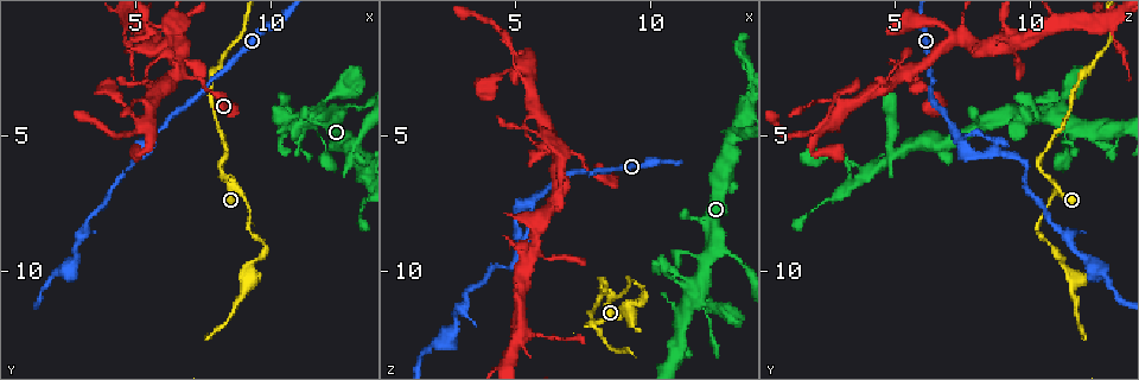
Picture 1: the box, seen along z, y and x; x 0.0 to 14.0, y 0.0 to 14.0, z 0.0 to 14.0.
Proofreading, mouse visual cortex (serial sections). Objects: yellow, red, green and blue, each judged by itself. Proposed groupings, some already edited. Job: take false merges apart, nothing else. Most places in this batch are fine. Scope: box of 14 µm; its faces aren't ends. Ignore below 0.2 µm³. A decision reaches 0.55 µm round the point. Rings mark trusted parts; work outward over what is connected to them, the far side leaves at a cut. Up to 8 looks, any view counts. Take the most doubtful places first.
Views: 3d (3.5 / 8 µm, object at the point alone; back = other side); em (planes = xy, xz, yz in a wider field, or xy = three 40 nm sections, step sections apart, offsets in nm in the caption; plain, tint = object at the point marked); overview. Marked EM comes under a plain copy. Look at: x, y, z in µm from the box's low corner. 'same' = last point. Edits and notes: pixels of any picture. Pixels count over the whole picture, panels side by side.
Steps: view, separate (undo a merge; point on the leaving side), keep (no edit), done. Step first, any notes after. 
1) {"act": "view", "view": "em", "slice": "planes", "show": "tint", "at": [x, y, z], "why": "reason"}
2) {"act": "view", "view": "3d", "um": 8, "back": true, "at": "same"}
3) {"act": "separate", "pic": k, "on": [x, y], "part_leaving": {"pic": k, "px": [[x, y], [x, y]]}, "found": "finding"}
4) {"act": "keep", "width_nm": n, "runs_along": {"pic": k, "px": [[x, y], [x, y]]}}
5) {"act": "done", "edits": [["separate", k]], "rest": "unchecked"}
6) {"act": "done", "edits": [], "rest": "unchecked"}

{"act": "view", "view": "3d", "um": 8, "back": true, "at": [9.2, 8.5, 10.2], "why": "abrupt turn"}

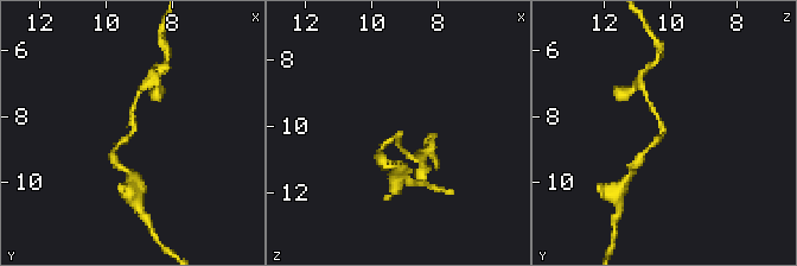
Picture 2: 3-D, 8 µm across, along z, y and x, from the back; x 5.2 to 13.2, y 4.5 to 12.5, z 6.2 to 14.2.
{"act": "view", "view": "3d", "um": 3.5, "at": [9.2, 8.4, 10.2]}

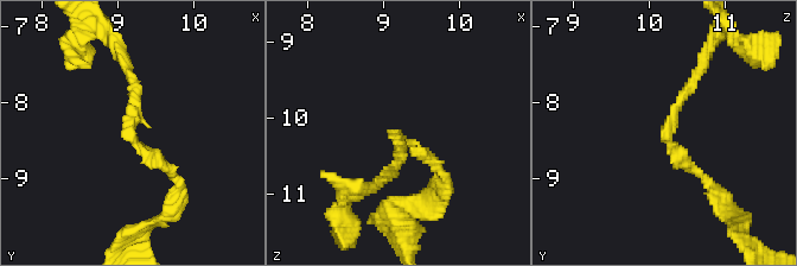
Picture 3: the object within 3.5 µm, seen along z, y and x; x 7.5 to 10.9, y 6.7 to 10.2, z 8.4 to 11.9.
{"act": "view", "view": "em", "slice": "planes", "show": "tint", "at": [9.15, 8.50, 10.25], "arm_widths_nm": [150, 150]}

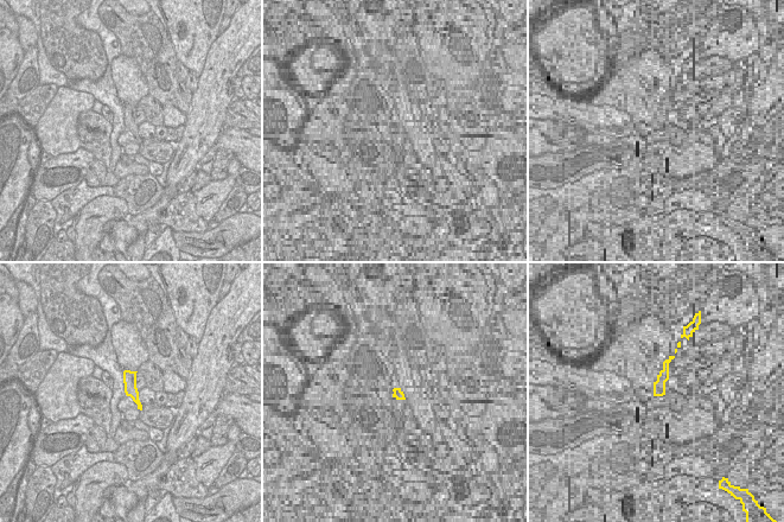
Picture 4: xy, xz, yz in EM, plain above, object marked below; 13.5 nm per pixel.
{"act": "keep", "width_nm": 190, "runs_along": {"pic": 3, "px": [[128, 69], [132, 138], [179, 185]]}, "found": "continuous, no second cell"}

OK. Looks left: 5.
{"act": "view", "view": "3d", "um": 3.5, "at": [11.8, 4.1, 11.0], "why": "abrupt turn"}

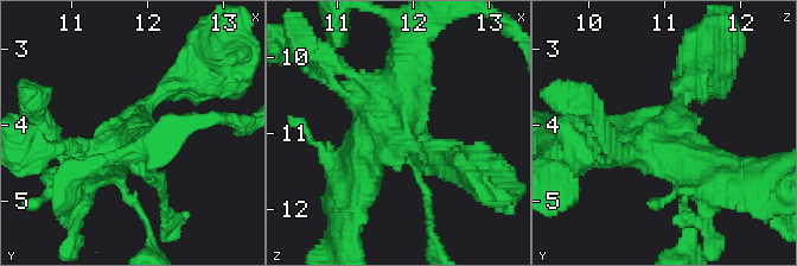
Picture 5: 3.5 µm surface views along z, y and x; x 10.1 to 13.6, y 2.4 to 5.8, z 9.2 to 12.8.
{"act": "view", "view": "em", "slice": "xy", "step": 2, "show": "tint", "at": [11.75, 4.05, 11.00], "why": "need the tissue"}

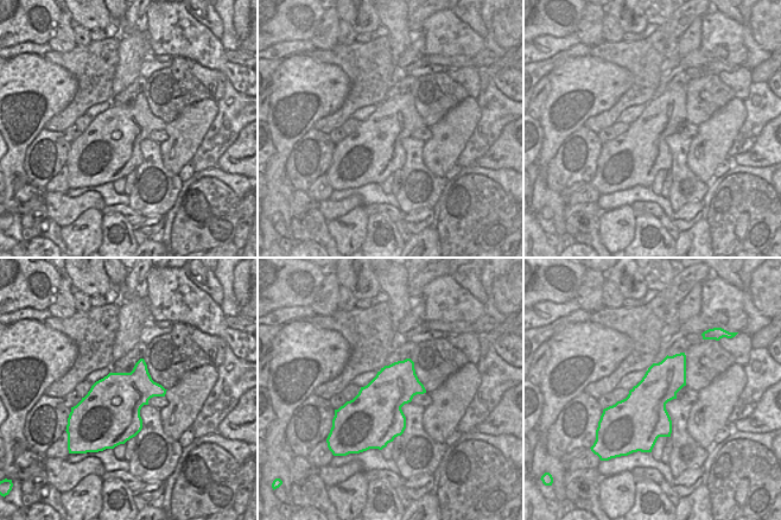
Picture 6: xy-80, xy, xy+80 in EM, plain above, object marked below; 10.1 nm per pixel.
{"act": "keep", "runs_along": {"pic": 5, "px": [[408, 52], [396, 97], [350, 185]]}, "found": "all the same cell"}

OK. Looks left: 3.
{"act": "view", "view": "em", "slice": "xy", "step": 5, "show": "tint", "at": [6.9, 2.7, 5.6], "why": "branch point"}

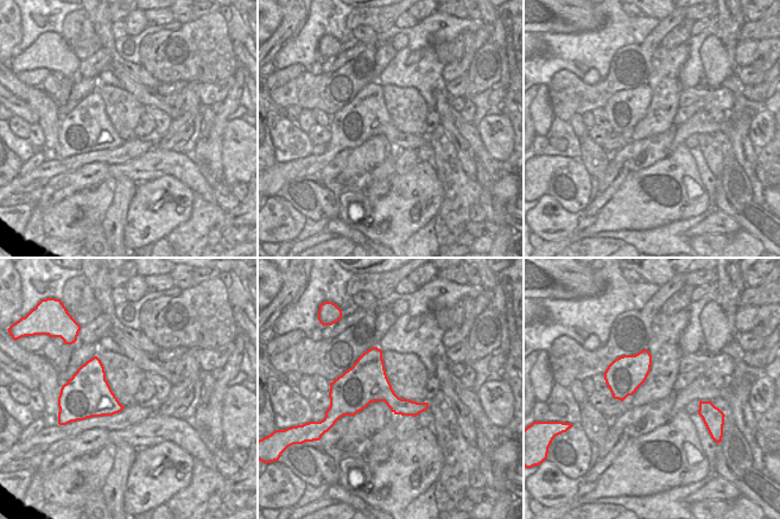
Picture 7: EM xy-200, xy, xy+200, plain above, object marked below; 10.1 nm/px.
{"act": "view", "view": "3d", "um": 3.5, "at": "same", "why": "see where the arms go"}

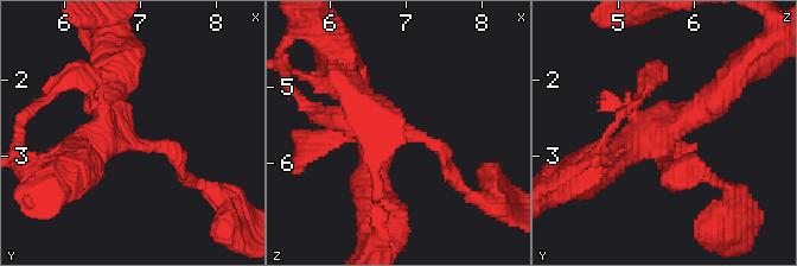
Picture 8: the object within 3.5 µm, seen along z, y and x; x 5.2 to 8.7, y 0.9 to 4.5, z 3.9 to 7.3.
{"act": "keep", "runs_along": {"pic": 8, "px": [[693, 166], [662, 130], [720, 93]]}, "found": "all the same cell"}

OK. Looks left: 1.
{"act": "done", "edits": [], "rest": "unchecked"}

